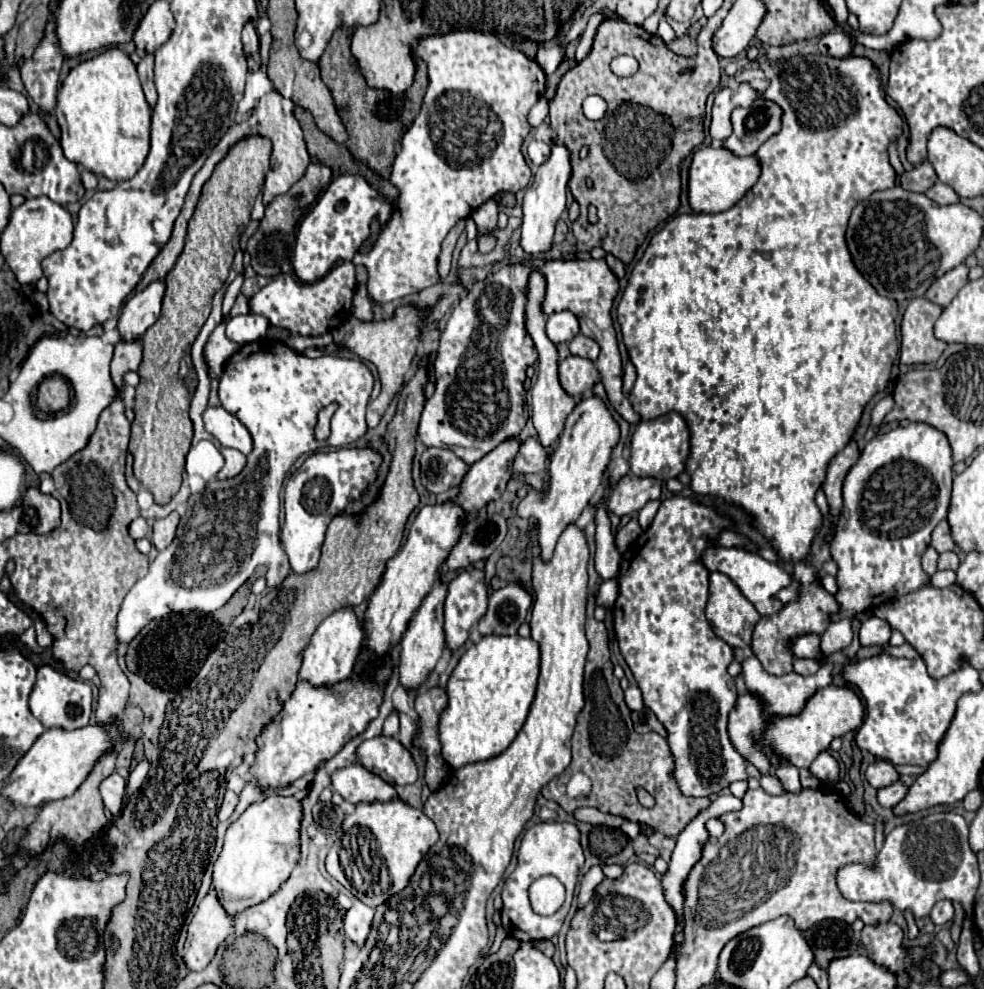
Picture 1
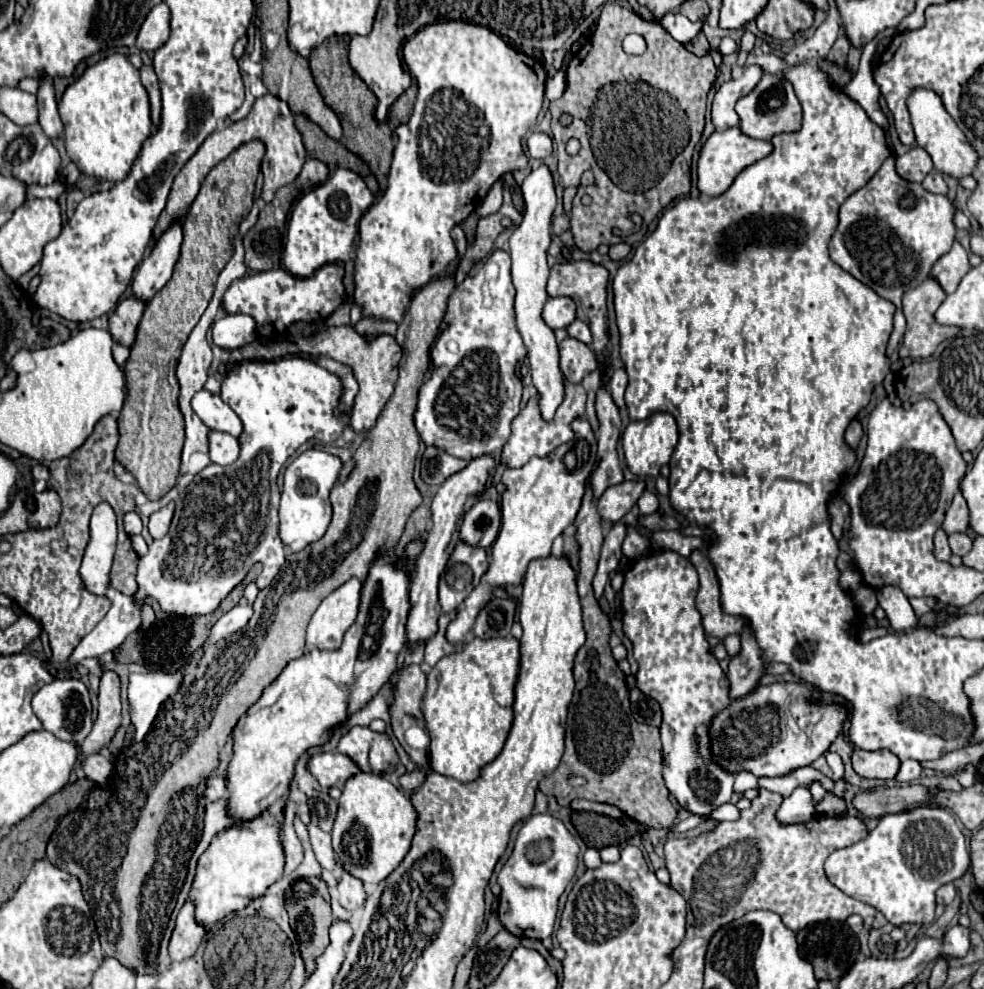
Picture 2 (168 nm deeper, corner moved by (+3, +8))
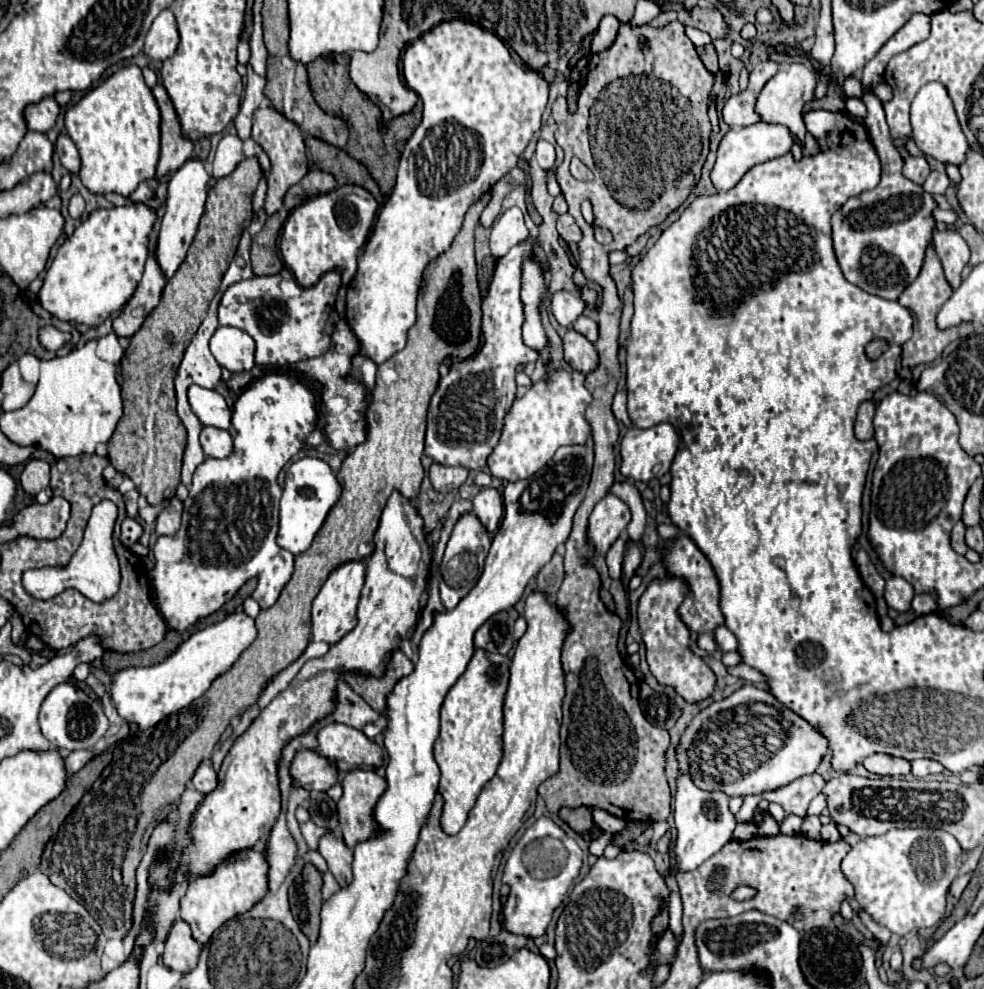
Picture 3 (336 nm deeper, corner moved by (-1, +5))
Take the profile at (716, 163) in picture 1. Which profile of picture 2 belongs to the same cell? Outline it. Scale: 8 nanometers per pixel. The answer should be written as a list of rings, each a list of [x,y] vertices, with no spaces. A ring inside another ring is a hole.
[[[738,127],[714,131],[708,137],[708,141],[704,143],[700,157],[698,157],[698,189],[700,189],[700,193],[708,195],[708,197],[722,195],[746,167],[764,159],[766,155],[770,155],[770,151],[772,151],[772,145],[768,141],[750,139],[750,137],[742,135]]]

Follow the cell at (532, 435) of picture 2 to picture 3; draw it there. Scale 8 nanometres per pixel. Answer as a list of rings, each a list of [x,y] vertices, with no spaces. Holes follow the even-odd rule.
[[[550,370],[538,382],[534,382],[522,398],[516,398],[512,408],[506,412],[504,428],[498,440],[498,446],[488,458],[490,474],[518,482],[536,474],[560,446],[586,444],[590,436],[590,426],[584,418],[592,394],[584,386],[584,374],[576,370]]]

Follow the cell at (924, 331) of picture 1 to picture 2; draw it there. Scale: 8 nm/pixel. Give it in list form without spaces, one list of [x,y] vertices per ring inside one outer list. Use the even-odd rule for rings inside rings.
[[[926,279],[922,285],[918,285],[916,289],[910,289],[904,293],[904,317],[906,317],[906,333],[904,333],[904,341],[900,347],[900,357],[930,357],[936,347],[946,341],[946,339],[954,339],[956,333],[960,331],[958,327],[942,327],[934,321],[934,313],[940,307],[940,303],[944,301],[946,293],[942,291],[942,287],[934,281],[934,279]]]

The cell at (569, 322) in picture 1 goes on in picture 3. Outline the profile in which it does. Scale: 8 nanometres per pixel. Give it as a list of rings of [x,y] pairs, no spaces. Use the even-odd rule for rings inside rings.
[[[558,290],[552,294],[552,314],[562,326],[572,326],[572,322],[584,312],[586,304],[582,298],[570,290]]]

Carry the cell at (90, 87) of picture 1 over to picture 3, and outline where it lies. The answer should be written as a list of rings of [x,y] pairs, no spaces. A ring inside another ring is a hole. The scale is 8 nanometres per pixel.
[[[130,64],[120,68],[98,88],[88,92],[76,106],[72,106],[66,112],[66,132],[80,152],[82,158],[80,180],[90,192],[94,194],[116,192],[122,196],[130,196],[142,180],[154,178],[160,156],[160,110],[138,66]]]

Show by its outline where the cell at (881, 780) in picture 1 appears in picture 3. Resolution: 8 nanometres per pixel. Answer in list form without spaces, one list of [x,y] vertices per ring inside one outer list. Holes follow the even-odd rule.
[[[872,754],[864,760],[864,768],[878,776],[908,776],[910,762],[904,758],[894,758],[888,754]]]

